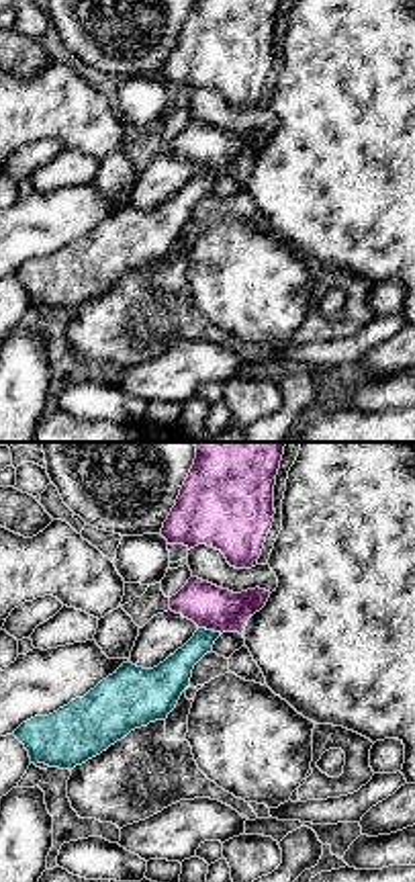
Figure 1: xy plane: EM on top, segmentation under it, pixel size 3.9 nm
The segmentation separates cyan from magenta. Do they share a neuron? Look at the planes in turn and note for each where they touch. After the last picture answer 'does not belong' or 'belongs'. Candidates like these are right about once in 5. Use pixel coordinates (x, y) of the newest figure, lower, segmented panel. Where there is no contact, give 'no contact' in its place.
(211, 631)

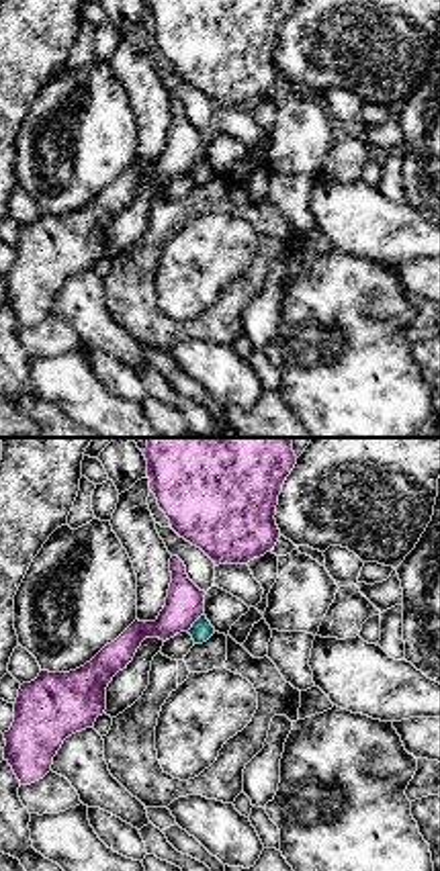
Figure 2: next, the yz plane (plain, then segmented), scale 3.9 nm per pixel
(195, 622)

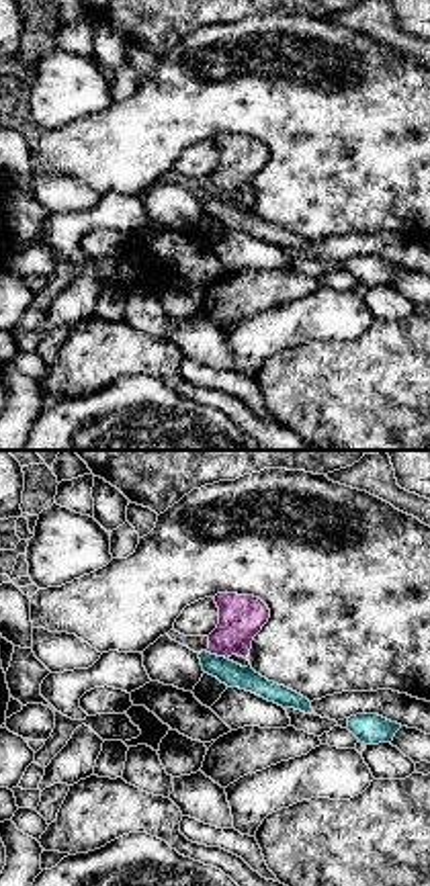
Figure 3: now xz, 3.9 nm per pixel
(216, 655)

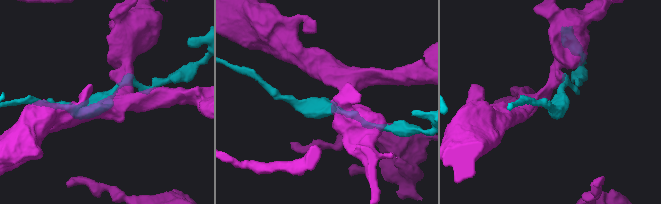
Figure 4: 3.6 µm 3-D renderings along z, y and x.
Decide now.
does not belong

